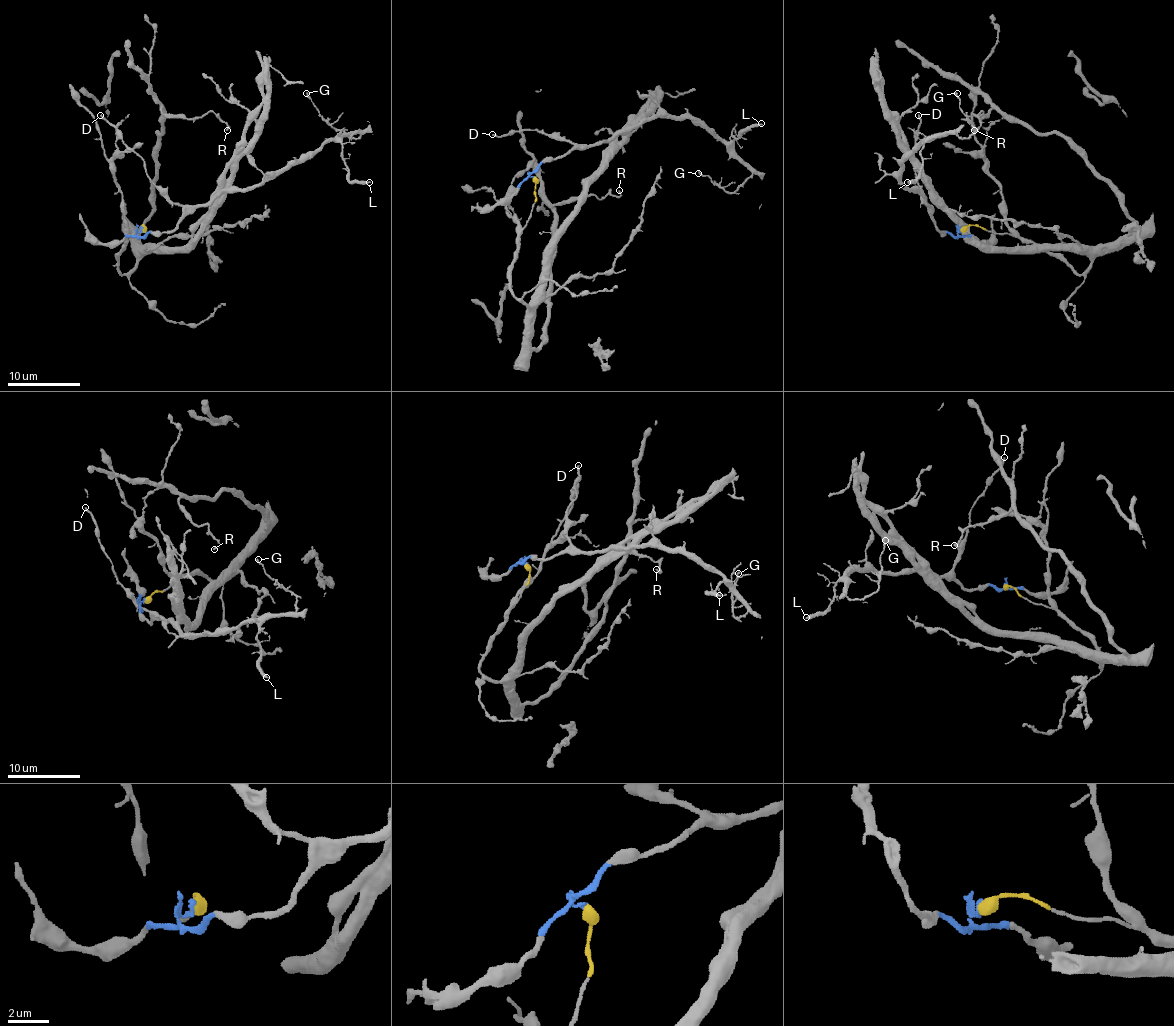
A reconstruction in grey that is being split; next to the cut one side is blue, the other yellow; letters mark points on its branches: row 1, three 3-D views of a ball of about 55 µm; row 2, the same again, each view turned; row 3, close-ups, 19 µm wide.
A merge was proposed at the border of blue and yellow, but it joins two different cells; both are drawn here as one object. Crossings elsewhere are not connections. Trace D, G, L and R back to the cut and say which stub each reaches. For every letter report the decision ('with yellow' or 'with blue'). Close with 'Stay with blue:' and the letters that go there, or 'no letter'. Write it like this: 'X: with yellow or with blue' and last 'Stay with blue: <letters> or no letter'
D: with blue
G: with blue
L: with blue
R: with yellow
Stay with blue: D, G, L

